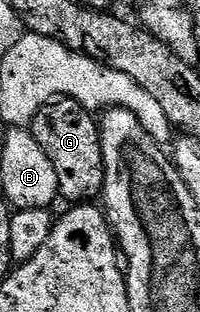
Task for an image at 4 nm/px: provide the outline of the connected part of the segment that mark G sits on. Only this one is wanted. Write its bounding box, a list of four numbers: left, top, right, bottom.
[31,97,105,205]

